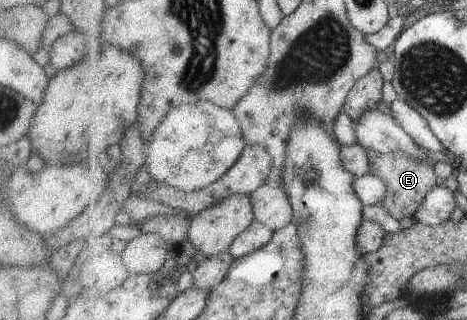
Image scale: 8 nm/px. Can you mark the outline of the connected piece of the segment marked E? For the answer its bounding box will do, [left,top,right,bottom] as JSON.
[367,149,439,221]

